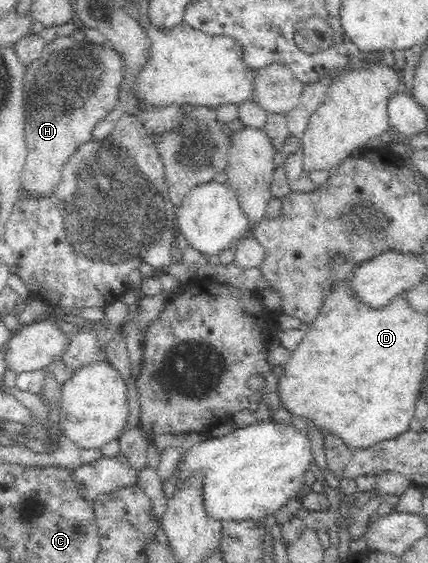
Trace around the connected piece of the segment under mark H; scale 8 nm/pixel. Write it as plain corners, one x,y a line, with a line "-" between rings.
77,33
64,37
57,36
55,40
52,40
50,44
46,44
42,54
33,60
27,67
24,76
24,137
26,137
26,148
28,149
27,156
23,167
21,168
21,185
27,194
34,197
47,197
57,186
60,184
60,179
62,176
62,168
64,163
68,160
69,156
85,142
92,139
92,130
100,120
113,109
115,105
119,105
119,87
124,76
123,61
119,58
119,54
114,52
114,49
105,46
98,46
92,44
92,40
87,40
86,37
80,33

